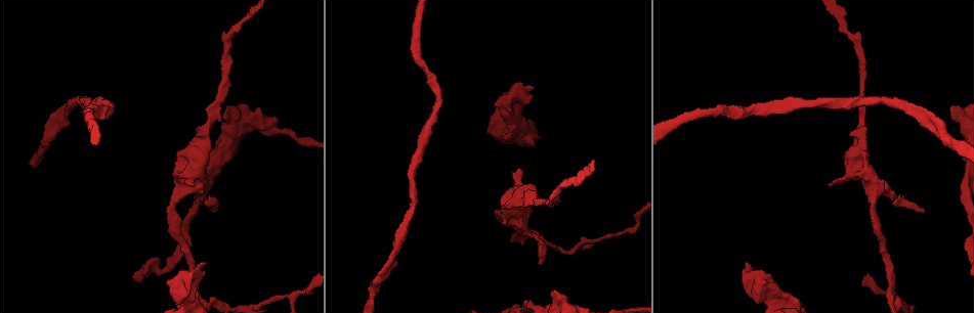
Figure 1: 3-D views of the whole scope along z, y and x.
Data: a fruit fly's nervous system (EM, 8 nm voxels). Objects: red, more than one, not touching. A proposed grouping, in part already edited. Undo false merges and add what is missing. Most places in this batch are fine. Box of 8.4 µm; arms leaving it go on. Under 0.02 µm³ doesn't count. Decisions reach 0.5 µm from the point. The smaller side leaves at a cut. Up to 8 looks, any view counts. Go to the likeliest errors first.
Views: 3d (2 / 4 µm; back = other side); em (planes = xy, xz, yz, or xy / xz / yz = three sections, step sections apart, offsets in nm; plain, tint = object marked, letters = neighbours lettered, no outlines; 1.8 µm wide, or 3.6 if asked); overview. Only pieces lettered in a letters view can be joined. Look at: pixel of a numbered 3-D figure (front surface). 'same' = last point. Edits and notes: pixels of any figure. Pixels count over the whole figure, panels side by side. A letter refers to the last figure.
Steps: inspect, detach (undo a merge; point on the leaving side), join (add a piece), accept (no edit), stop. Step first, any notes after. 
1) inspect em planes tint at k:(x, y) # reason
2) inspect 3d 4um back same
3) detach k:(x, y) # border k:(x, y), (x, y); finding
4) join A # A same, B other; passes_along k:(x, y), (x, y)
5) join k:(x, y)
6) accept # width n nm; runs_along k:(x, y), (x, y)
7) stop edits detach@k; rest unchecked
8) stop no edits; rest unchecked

inspect em planes letters at 1:(746, 263) # free end

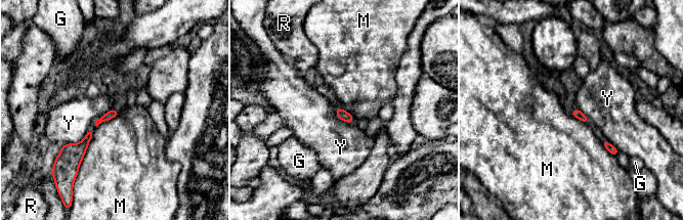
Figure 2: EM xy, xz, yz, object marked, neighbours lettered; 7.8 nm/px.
accept # G other, M other, R other, Y other; border 2:(94, 131), (77, 173); no lettered piece goes on from it

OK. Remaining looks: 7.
inspect 3d 2um at 1:(950, 109) # an open end

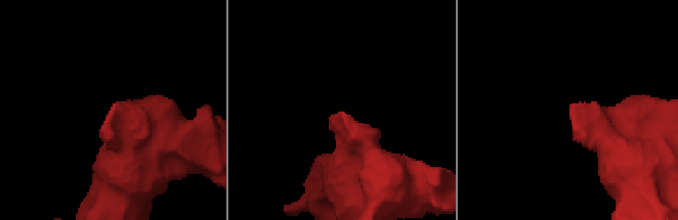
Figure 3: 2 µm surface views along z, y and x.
inspect em yz step 8 letters at 3:(572, 105)

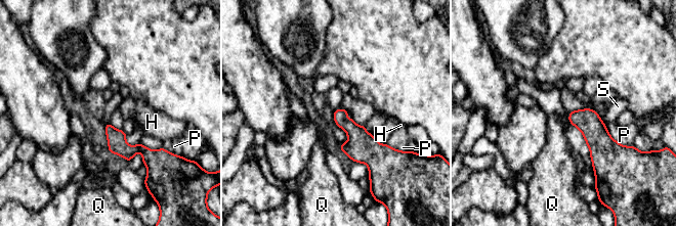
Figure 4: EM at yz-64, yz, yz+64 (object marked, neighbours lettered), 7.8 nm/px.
inspect em planes letters same

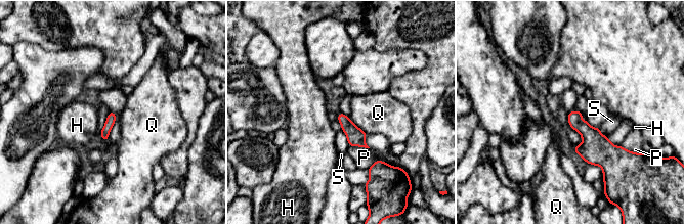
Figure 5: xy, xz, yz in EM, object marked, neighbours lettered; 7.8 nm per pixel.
accept # H other, P other, Q other, S other; no lettered piece goes on from it

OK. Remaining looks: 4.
inspect em xy step 16 tint at 1:(922, 209) # branch stops here

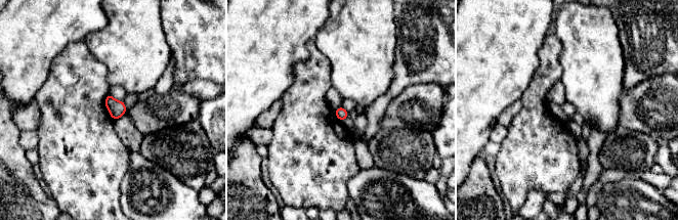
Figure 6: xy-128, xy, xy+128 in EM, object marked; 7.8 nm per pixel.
inspect em planes letters same

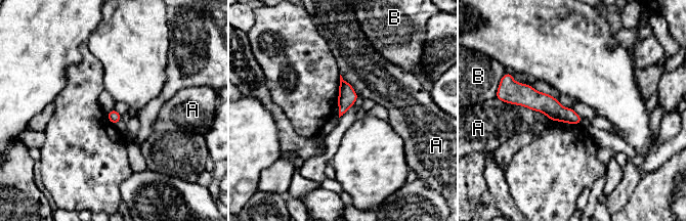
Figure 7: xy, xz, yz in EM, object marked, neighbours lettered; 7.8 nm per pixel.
accept # A other, B other; runs_along 7:(512, 100), (541, 101), (577, 120); none of them fits

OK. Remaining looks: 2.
stop no edits; rest unchecked

